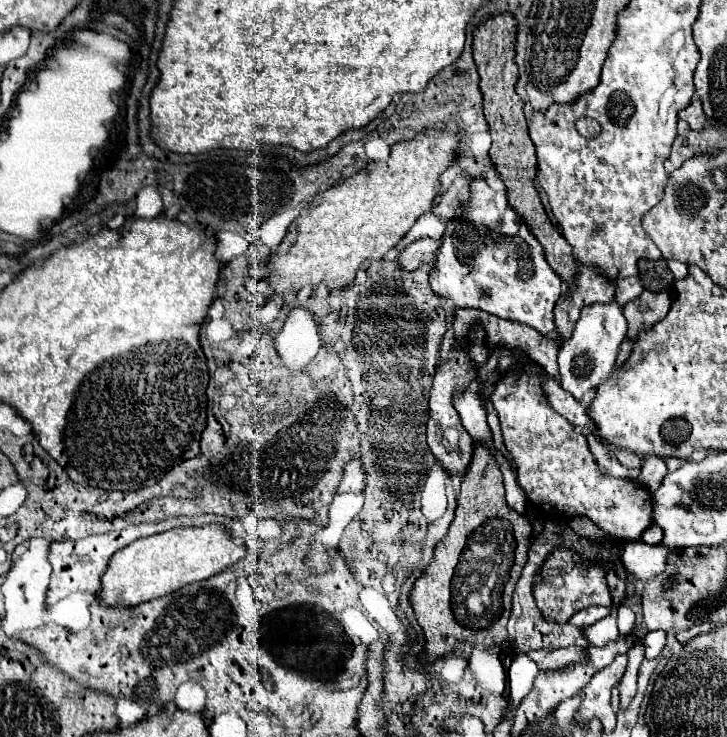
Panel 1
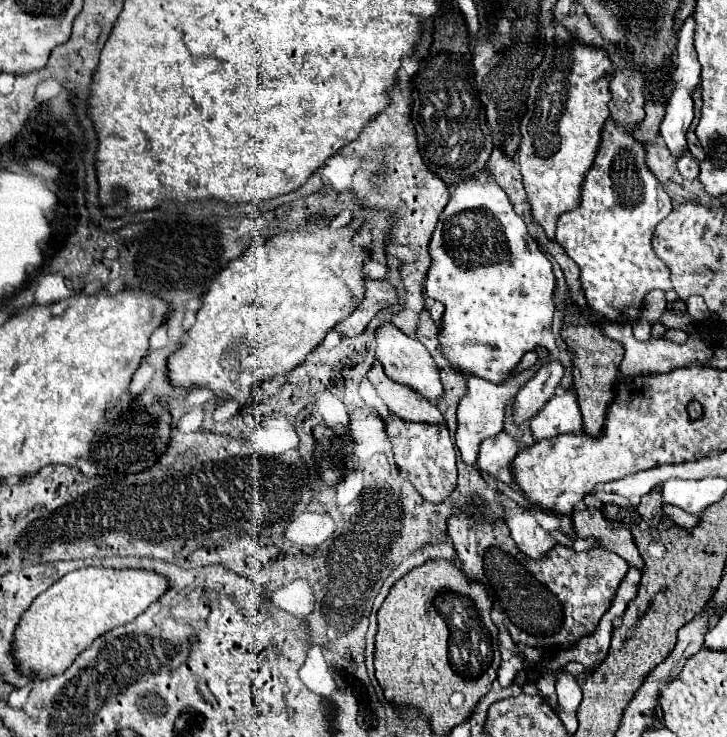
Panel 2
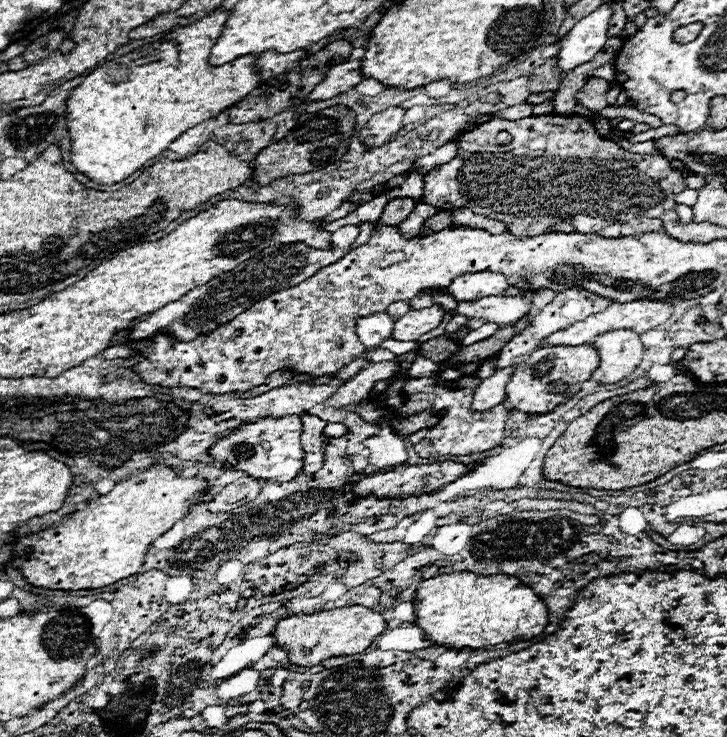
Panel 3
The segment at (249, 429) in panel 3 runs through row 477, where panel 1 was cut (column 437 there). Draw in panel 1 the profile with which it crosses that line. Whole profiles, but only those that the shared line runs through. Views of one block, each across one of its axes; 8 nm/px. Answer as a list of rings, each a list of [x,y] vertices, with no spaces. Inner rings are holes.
[[[482,176],[470,182],[470,194],[462,202],[462,216],[452,218],[444,230],[442,246],[436,252],[436,264],[430,272],[434,294],[452,300],[458,308],[478,308],[504,320],[522,322],[542,336],[554,332],[554,304],[562,296],[562,280],[548,266],[540,242],[532,236],[520,216],[506,204],[506,192],[492,190]]]

